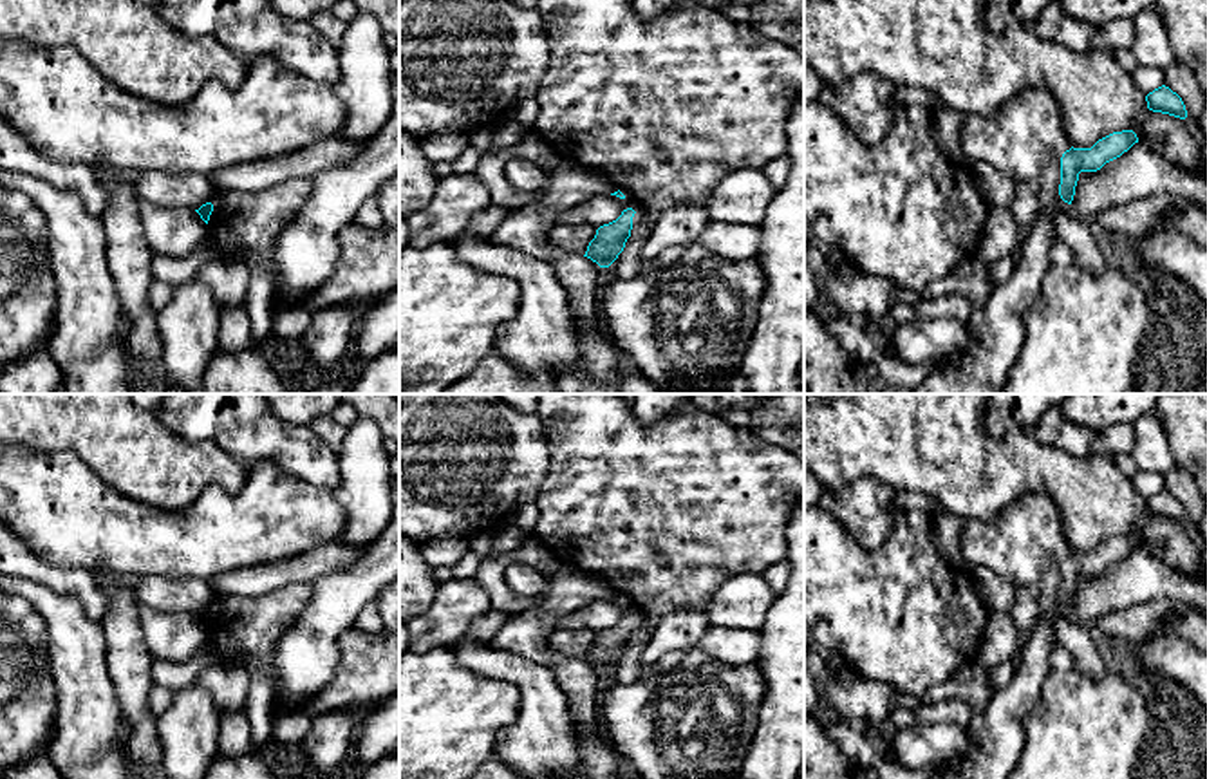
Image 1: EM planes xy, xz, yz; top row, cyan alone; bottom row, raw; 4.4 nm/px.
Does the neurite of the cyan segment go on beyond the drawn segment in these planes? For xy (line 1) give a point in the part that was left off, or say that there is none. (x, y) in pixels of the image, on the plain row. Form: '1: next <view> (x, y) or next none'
1: next none

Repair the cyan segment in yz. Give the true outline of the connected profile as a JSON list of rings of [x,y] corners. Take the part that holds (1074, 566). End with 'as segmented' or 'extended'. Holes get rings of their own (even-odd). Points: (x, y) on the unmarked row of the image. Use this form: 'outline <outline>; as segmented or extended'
outline [[[1133,535],[1113,537],[1099,544],[1091,553],[1070,553],[1061,562],[1059,600],[1071,609],[1081,577],[1097,577],[1106,568],[1127,557],[1138,542]]]; as segmented

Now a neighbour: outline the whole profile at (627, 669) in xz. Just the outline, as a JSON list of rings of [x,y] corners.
[[[640,613],[632,622],[631,642],[625,647],[623,656],[609,671],[616,683],[634,683],[641,672],[641,652],[650,640],[654,625],[649,622],[645,613]]]

